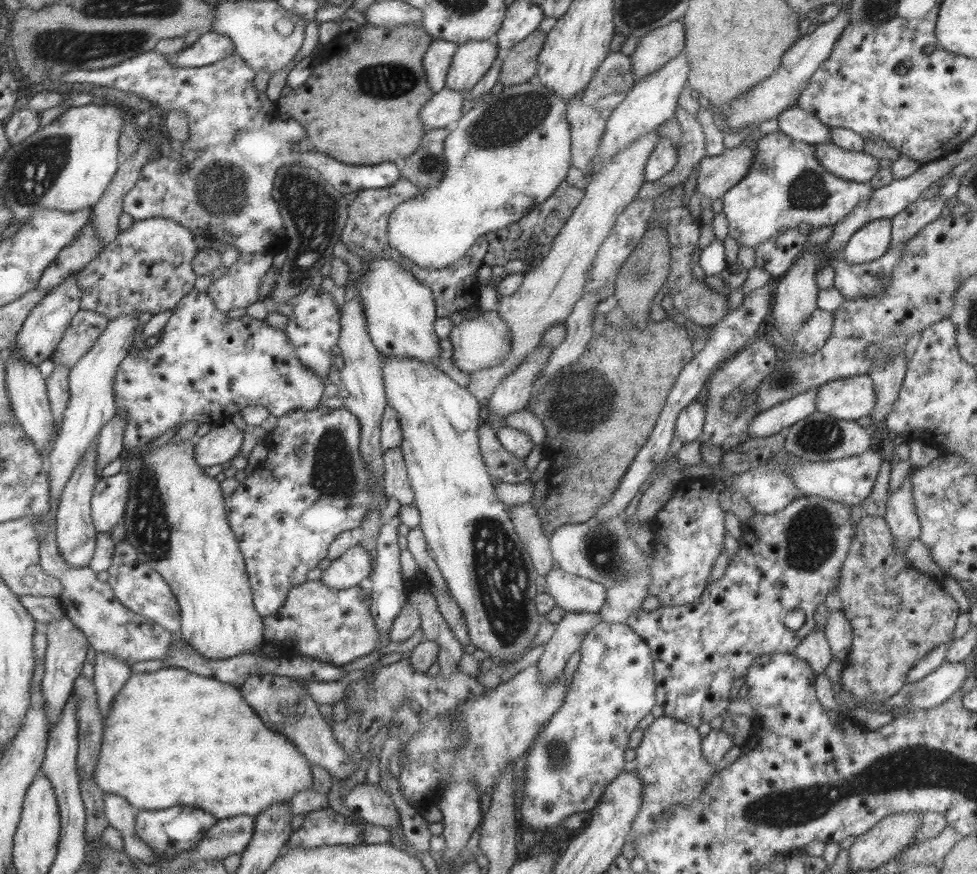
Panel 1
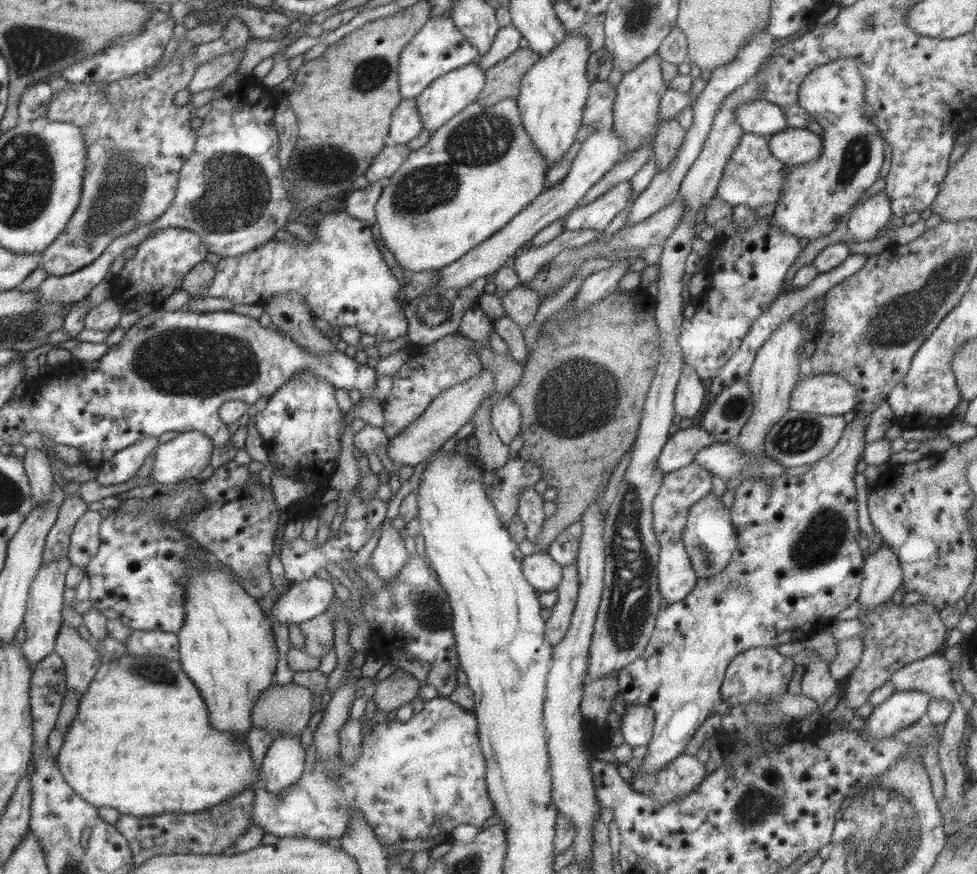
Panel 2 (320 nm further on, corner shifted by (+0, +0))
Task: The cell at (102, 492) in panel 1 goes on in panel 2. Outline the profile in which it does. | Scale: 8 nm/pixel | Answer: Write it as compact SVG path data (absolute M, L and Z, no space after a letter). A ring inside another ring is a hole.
M143 437L115 454L97 468L96 481L103 486L129 480L157 446L157 437Z

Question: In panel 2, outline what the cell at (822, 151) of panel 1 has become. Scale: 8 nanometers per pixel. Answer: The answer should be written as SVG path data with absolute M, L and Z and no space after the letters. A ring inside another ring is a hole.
M787 127L767 138L769 152L787 166L816 159L822 151L820 136L803 128Z

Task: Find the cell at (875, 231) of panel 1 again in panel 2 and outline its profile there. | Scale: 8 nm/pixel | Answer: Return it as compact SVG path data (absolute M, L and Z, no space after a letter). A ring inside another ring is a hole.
M884 192L865 198L859 206L855 206L847 220L847 228L854 241L866 241L880 228L887 228L887 220L891 218L889 198Z

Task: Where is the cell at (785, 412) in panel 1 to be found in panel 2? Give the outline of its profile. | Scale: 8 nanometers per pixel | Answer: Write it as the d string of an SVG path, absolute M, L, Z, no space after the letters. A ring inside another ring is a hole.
M701 427L679 428L670 439L661 447L659 454L655 457L654 467L659 472L668 473L692 462L693 455L700 448L717 443L714 436Z

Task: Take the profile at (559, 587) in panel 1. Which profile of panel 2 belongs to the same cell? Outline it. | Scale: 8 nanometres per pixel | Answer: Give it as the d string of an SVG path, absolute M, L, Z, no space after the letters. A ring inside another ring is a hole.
M531 554L522 560L523 579L540 593L556 590L561 582L562 568L549 557L549 554Z

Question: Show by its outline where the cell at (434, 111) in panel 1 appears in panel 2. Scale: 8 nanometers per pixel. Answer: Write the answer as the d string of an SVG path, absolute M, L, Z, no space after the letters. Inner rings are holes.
M402 99L391 112L391 122L387 130L387 140L390 144L405 144L409 139L419 136L423 131L421 119L415 106L415 99Z

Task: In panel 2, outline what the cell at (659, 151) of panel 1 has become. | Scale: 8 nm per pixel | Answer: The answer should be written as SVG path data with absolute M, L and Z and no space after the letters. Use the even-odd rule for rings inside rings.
M628 181L620 182L603 196L593 200L587 206L579 206L571 209L564 215L564 230L601 230L607 227L607 223L625 207L631 199L632 191Z

